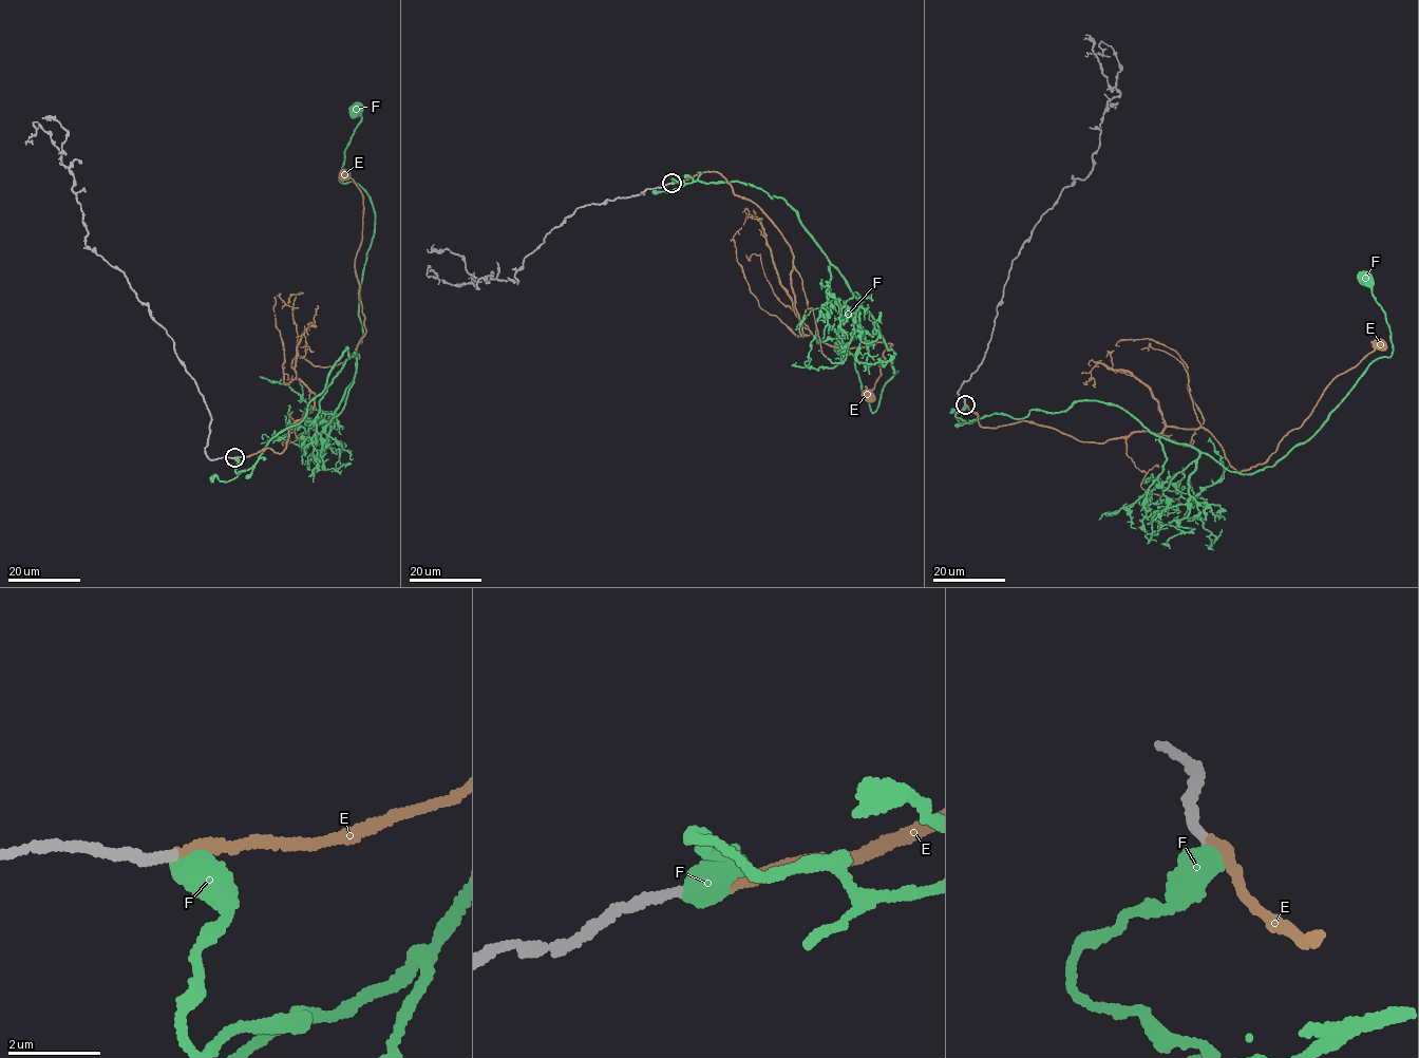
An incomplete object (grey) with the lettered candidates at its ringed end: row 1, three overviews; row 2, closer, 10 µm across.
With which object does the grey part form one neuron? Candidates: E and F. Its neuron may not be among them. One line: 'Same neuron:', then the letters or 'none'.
Same neuron: E

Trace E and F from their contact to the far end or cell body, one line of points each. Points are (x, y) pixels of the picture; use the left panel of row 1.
E: (234, 457), (281, 452), (311, 413), (297, 353), (343, 363), (366, 329), (355, 266), (364, 208), (344, 175)
F: (234, 458), (237, 473), (252, 468), (301, 422), (345, 346), (358, 359), (375, 214), (339, 177), (357, 107)

